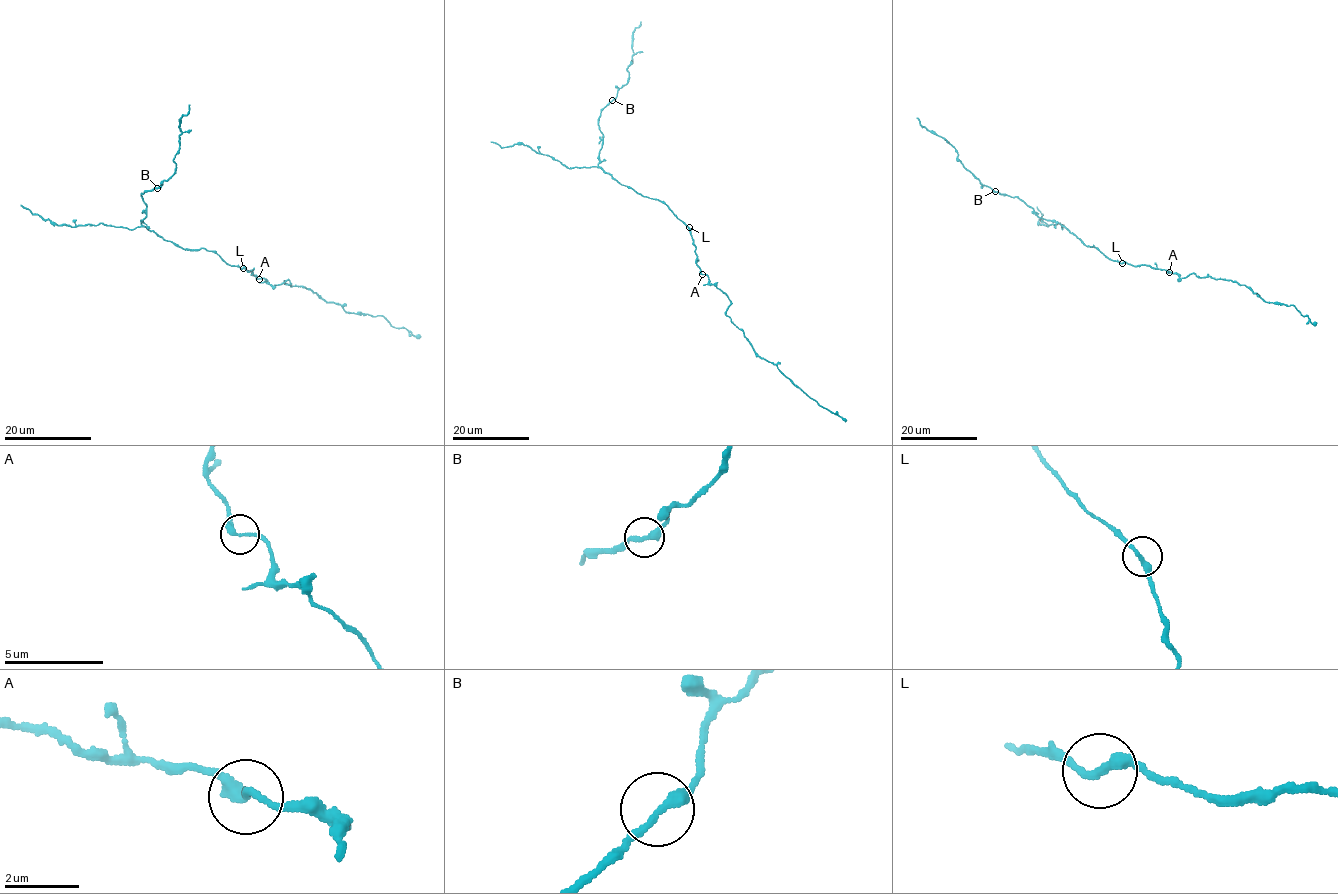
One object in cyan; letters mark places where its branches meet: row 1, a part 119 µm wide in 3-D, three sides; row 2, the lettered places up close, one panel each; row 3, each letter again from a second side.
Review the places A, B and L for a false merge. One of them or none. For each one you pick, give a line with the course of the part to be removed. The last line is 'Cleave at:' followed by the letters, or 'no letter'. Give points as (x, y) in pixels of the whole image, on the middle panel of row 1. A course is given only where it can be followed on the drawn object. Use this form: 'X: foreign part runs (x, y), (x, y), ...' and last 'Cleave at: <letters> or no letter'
Cleave at: no letter

